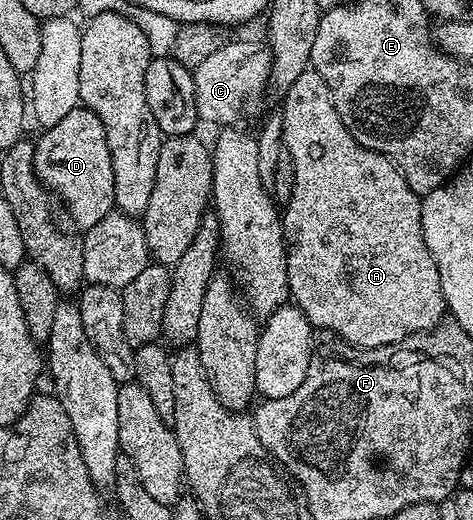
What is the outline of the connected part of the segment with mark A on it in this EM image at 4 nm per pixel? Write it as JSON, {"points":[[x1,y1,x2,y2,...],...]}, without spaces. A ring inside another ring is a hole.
{"points":[[314,71,303,72,294,78,294,82,283,93,282,126,284,127,283,151,290,154,294,166,294,194,290,194,287,204,282,208,282,223,284,225,284,243,288,246,288,294,296,307,306,314,312,323,313,329,325,328,328,334,335,334,343,343,354,348,377,348,387,344,396,344,407,336,419,332,429,332,430,329,441,323,446,316,446,305,442,294,442,278,438,274,438,266,430,254,424,241,422,230,421,197,406,182,393,160,383,156,381,152,370,150,362,146,352,136,351,130,338,118,338,110,332,101,330,86,322,78,322,74]]}

